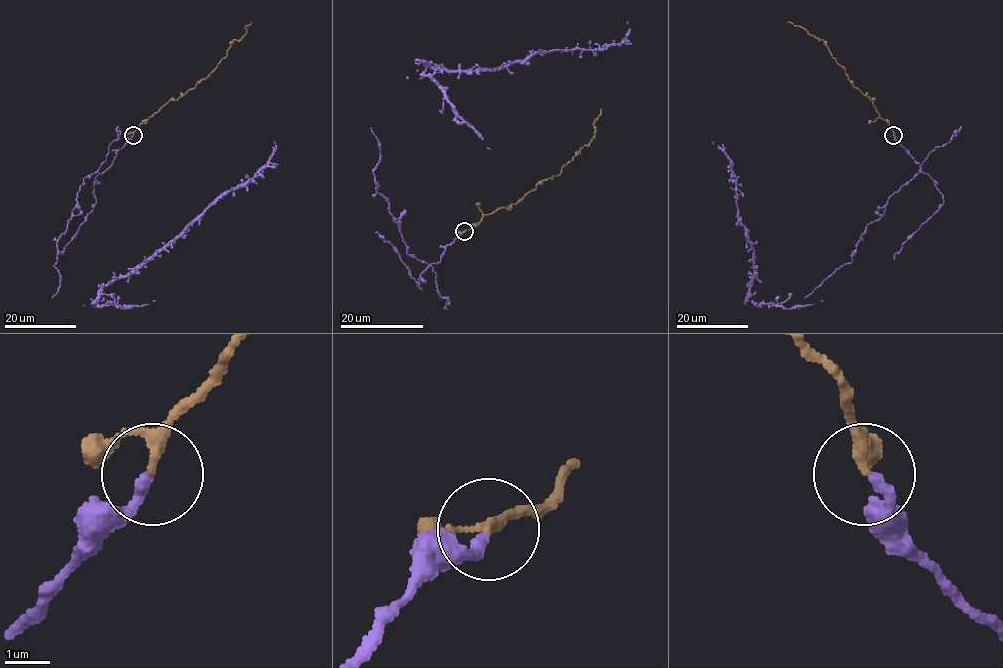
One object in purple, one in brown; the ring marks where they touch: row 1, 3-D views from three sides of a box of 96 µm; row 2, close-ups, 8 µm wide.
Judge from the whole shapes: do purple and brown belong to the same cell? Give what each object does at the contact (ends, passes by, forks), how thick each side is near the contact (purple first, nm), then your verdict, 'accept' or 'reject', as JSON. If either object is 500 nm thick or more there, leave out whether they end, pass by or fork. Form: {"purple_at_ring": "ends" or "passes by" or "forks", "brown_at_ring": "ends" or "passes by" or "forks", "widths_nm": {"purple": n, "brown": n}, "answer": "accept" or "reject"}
{"purple_at_ring": "ends", "brown_at_ring": "passes by", "widths_nm": {"purple": 240, "brown": 190}, "answer": "accept"}

